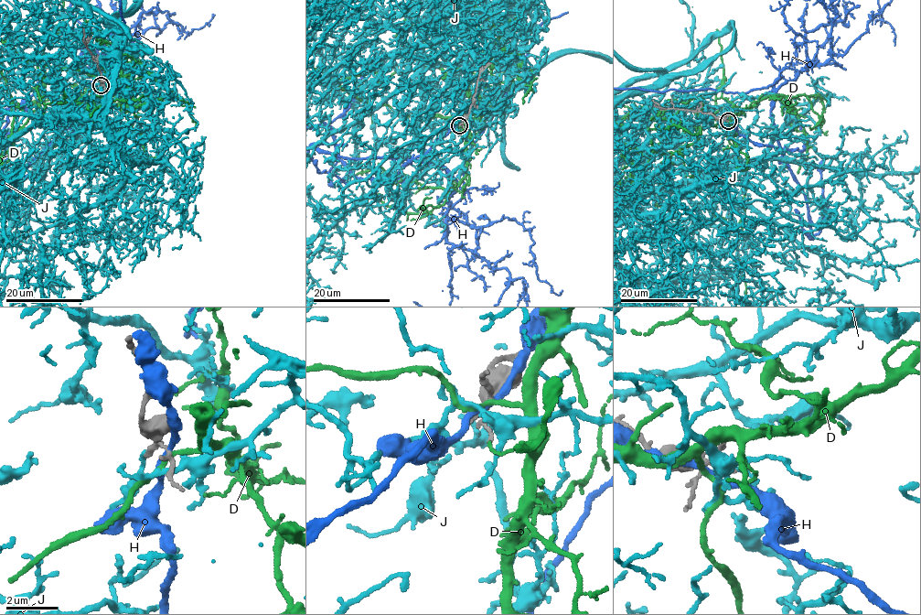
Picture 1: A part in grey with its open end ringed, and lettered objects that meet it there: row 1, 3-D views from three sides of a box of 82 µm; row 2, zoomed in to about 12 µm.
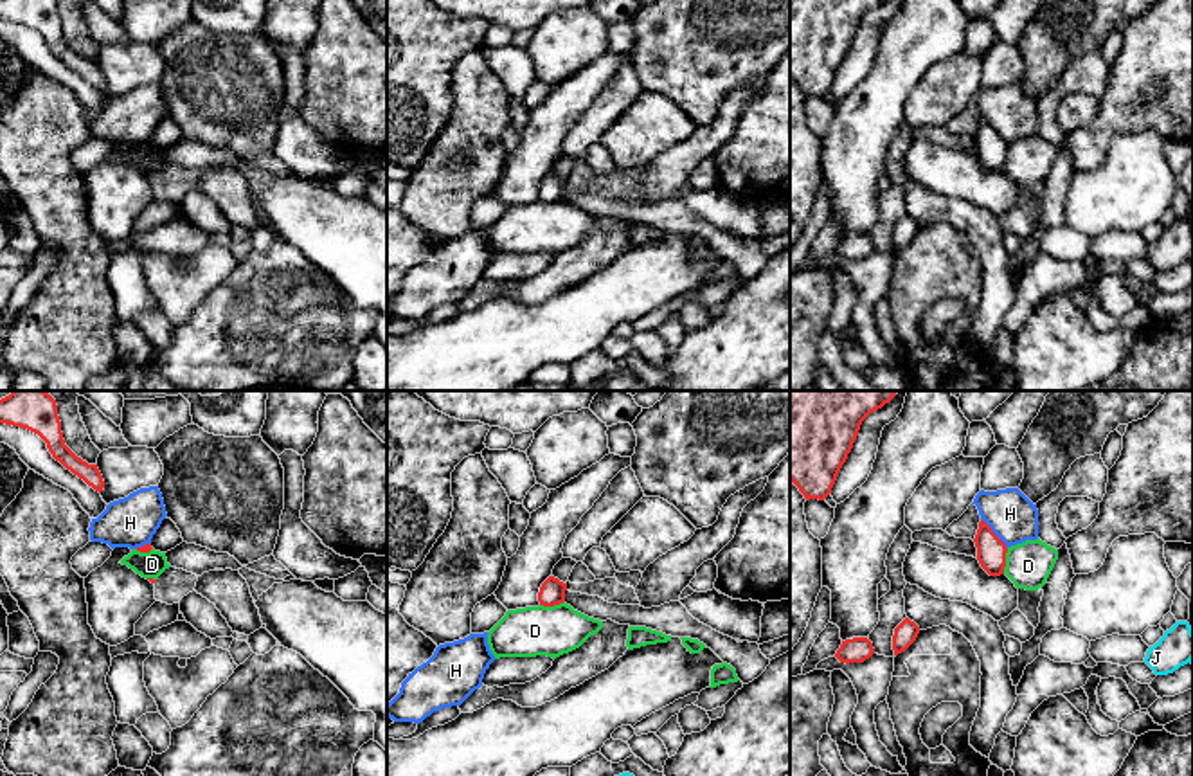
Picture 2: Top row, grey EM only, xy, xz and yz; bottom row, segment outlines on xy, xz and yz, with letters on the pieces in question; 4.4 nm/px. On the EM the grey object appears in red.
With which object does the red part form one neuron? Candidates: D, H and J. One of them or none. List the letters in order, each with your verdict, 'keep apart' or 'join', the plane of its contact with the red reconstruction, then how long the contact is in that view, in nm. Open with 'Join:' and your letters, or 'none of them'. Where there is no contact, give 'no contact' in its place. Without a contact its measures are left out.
Join: none of them
D: keep apart; meets red in yz; contact 120 nm long
H: keep apart; meets red in yz; contact 180 nm long
J: keep apart; no contact

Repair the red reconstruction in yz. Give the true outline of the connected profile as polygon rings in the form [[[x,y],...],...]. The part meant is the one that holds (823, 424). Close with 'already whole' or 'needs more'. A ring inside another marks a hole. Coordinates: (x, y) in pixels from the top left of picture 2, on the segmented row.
[[[790,391],[790,481],[806,501],[824,501],[837,481],[862,421],[896,391]]]; already whole

